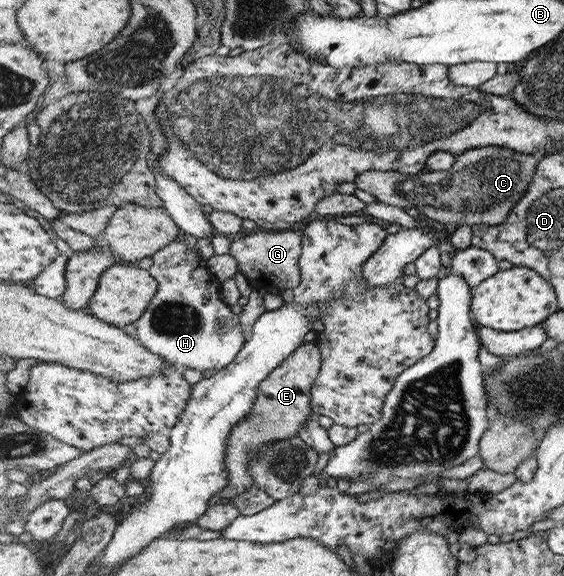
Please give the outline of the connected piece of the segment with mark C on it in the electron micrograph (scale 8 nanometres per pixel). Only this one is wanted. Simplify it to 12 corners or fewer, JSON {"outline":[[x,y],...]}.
{"outline":[[483,147],[446,172],[369,170],[378,202],[445,226],[499,225],[547,152]]}

